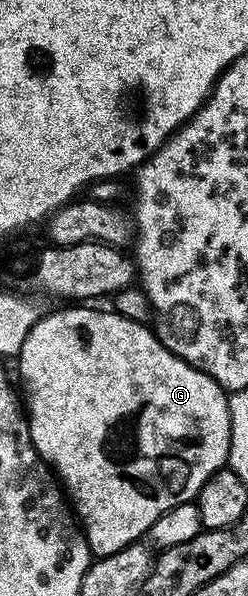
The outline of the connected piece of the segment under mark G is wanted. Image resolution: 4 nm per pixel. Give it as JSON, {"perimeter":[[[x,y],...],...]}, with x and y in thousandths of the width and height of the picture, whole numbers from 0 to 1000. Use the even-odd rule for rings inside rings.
{"perimeter":[[[274,512],[262,522],[210,522],[165,527],[161,535],[121,552],[105,572],[89,572],[89,586],[73,597],[81,607],[81,636],[97,641],[89,663],[105,671],[105,695],[113,718],[129,728],[129,745],[145,757],[177,768],[177,775],[210,785],[230,805],[250,812],[270,836],[298,846],[298,862],[335,889],[339,906],[355,911],[355,923],[375,933],[476,928],[476,921],[577,906],[601,888],[685,854],[738,844],[770,844],[790,831],[847,807],[867,790],[891,789],[919,775],[927,753],[927,686],[923,658],[879,646],[879,639],[851,636],[831,626],[782,619],[734,599],[685,592],[669,579],[633,565],[609,547],[524,539],[508,532],[472,529],[464,520],[399,522],[387,512]]]}

